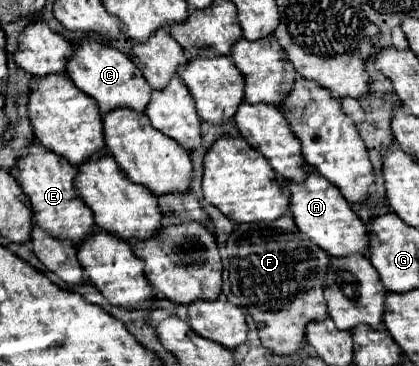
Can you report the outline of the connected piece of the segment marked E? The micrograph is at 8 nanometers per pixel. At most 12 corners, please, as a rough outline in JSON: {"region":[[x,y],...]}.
{"region":[[40,143],[16,179],[36,225],[72,243],[94,227],[76,171]]}

